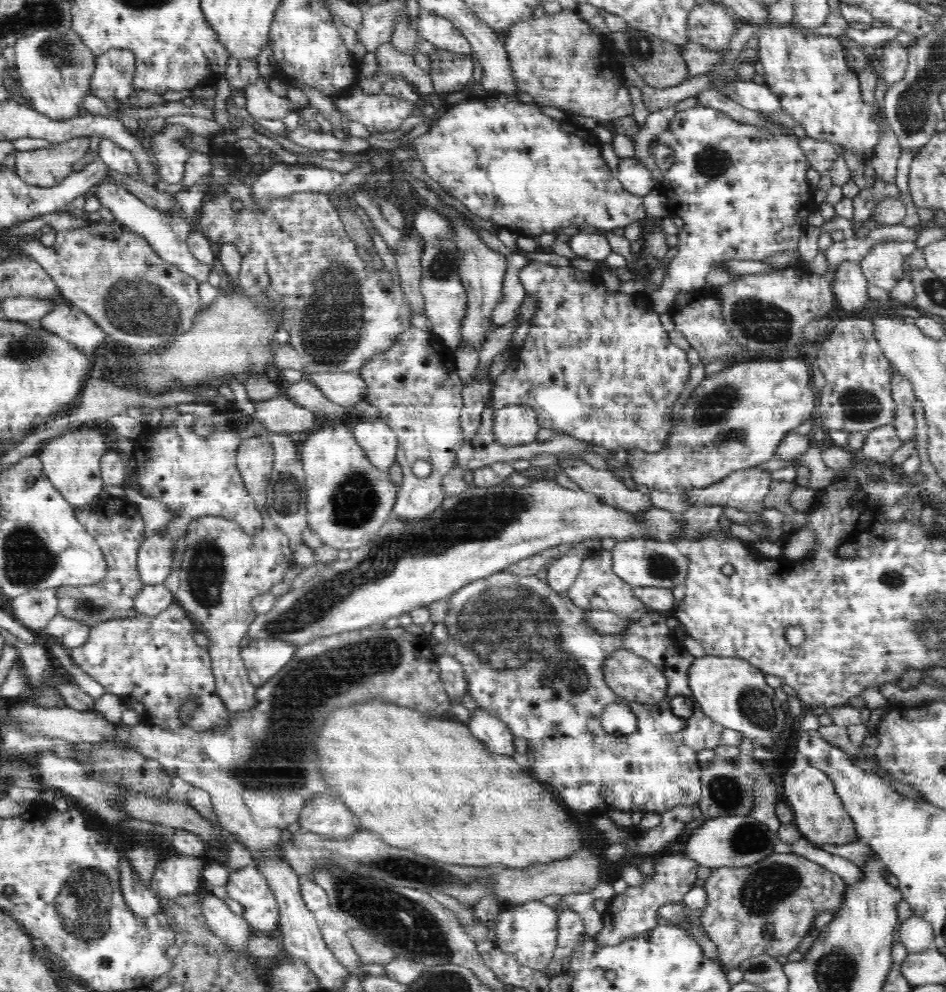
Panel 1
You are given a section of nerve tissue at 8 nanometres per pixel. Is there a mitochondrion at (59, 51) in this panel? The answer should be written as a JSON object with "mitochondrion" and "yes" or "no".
{"mitochondrion":"yes"}

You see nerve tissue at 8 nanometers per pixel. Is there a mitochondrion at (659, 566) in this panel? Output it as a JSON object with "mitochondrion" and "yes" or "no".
{"mitochondrion":"yes"}

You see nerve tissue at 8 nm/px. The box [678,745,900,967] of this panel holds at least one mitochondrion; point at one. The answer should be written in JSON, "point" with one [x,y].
{"point":[765,887]}

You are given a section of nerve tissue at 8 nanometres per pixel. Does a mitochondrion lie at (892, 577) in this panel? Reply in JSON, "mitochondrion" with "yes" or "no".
{"mitochondrion":"yes"}

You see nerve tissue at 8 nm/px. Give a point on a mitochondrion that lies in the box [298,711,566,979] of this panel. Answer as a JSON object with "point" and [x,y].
{"point":[404,923]}

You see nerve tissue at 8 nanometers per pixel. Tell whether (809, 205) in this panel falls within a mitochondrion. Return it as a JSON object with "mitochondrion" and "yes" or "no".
{"mitochondrion":"no"}

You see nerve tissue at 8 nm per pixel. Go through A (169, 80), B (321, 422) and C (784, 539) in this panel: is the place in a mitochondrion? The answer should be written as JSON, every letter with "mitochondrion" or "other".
{"A":"other","B":"other","C":"other"}

